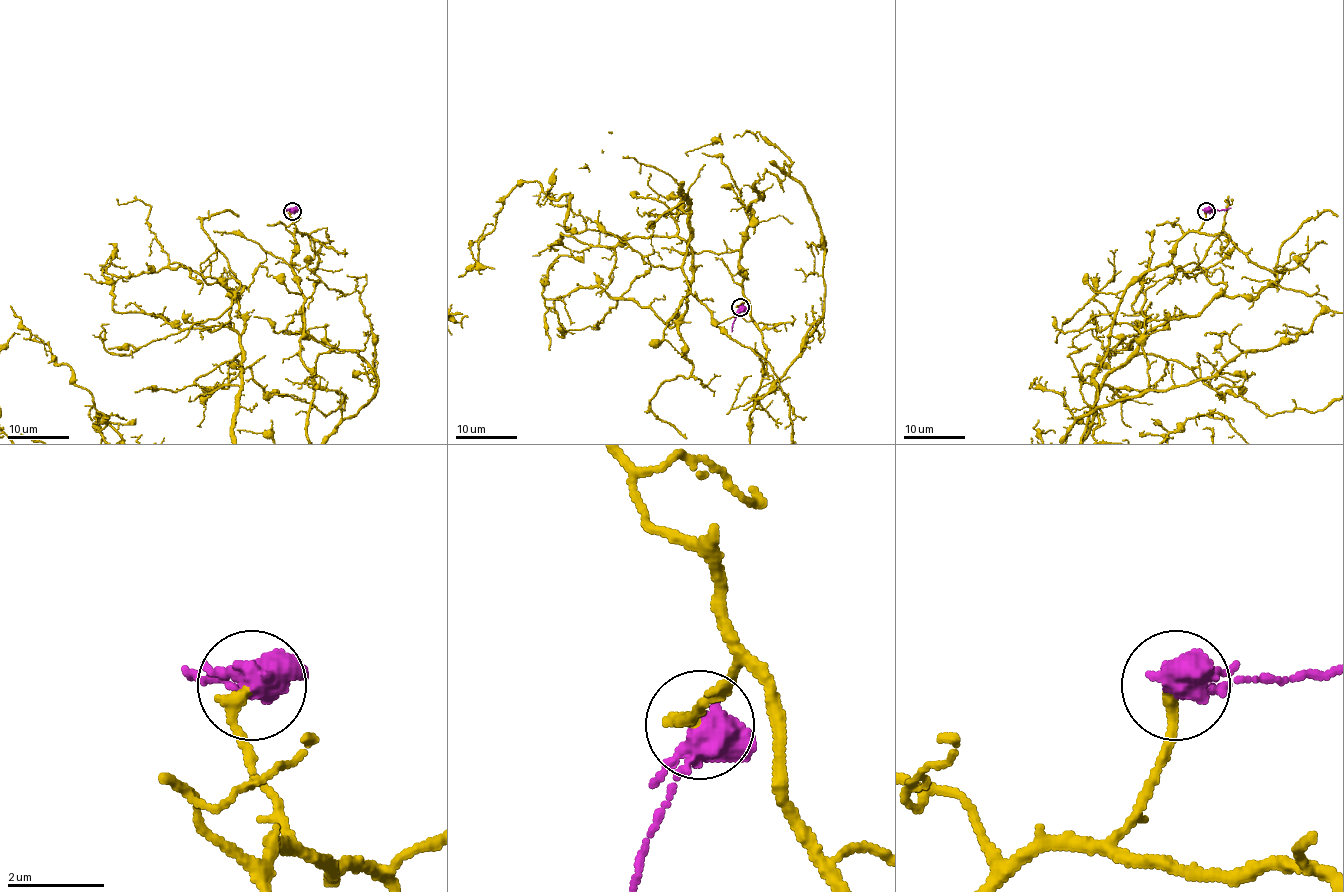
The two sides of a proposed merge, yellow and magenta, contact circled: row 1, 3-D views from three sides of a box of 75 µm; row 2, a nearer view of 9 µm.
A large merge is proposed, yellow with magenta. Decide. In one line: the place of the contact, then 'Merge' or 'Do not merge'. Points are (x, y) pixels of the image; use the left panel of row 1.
Place: (292, 211). Merge

